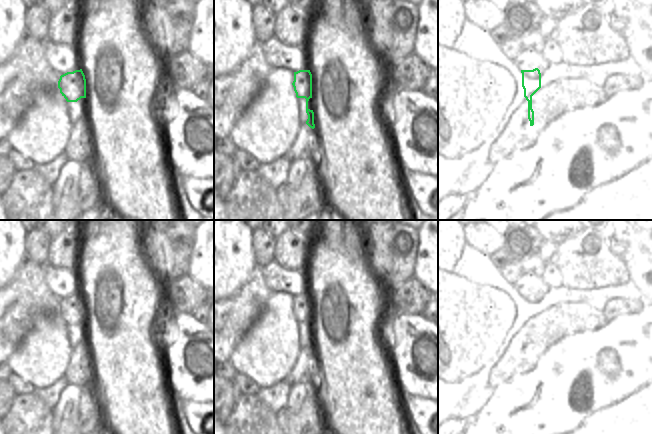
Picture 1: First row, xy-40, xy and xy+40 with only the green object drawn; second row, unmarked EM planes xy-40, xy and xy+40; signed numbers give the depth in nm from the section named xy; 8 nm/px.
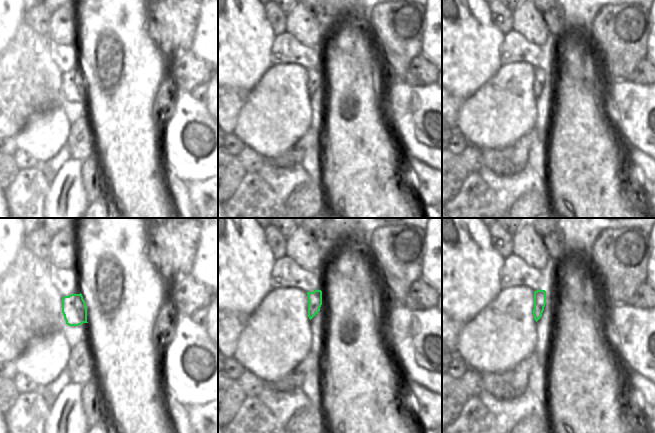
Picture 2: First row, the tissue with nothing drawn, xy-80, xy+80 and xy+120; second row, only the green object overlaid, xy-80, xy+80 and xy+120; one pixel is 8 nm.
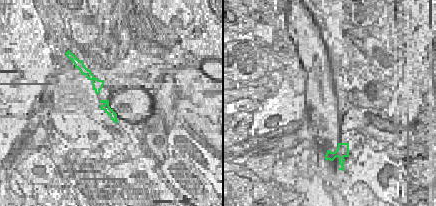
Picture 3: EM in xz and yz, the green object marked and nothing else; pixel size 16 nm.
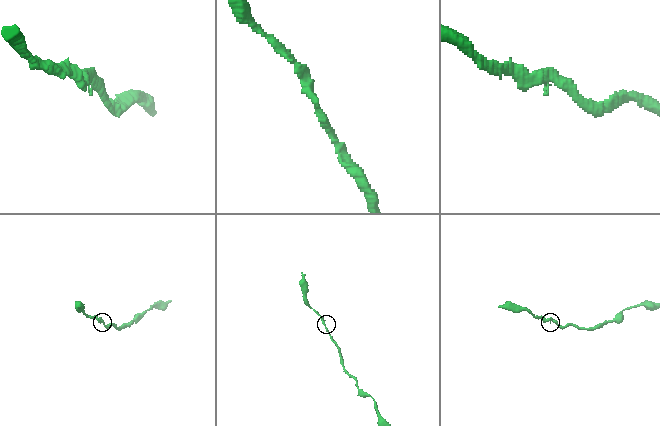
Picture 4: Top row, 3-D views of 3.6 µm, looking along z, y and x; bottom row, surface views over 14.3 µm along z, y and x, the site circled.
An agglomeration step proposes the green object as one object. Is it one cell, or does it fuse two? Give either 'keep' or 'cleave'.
keep

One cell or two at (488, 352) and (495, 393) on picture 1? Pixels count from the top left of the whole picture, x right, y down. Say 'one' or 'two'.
two

